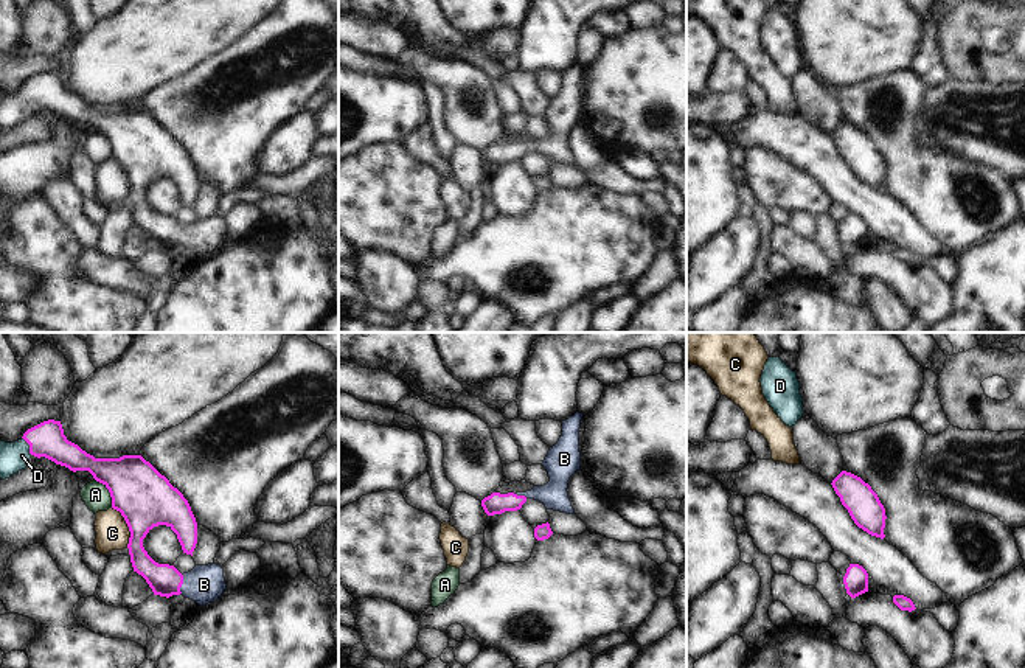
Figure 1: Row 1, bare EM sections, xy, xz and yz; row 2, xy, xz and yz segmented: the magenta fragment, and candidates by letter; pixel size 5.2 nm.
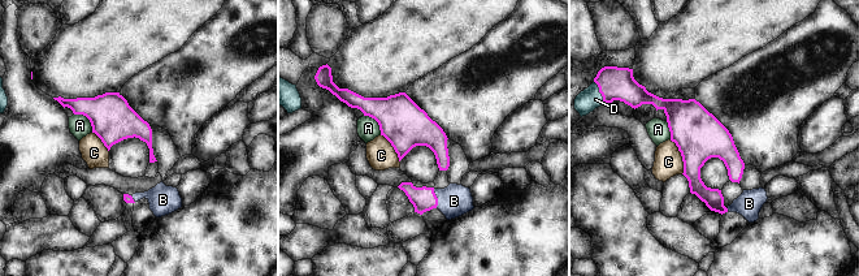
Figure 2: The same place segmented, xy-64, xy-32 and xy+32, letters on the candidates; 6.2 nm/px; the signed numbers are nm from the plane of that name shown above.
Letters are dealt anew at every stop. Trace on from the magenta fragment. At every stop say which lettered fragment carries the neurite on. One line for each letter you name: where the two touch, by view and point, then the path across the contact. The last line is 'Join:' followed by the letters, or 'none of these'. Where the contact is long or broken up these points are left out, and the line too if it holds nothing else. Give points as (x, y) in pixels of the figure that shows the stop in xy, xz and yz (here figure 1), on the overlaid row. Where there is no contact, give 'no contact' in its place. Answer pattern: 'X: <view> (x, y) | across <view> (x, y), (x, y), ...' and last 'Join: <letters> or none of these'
B: xy (182, 583) | across xy (165, 580), (182, 583), (204, 584)
D: xy (30, 449) | across xy (47, 438), (39, 446), (30, 449), (14, 457)
Join: B, D

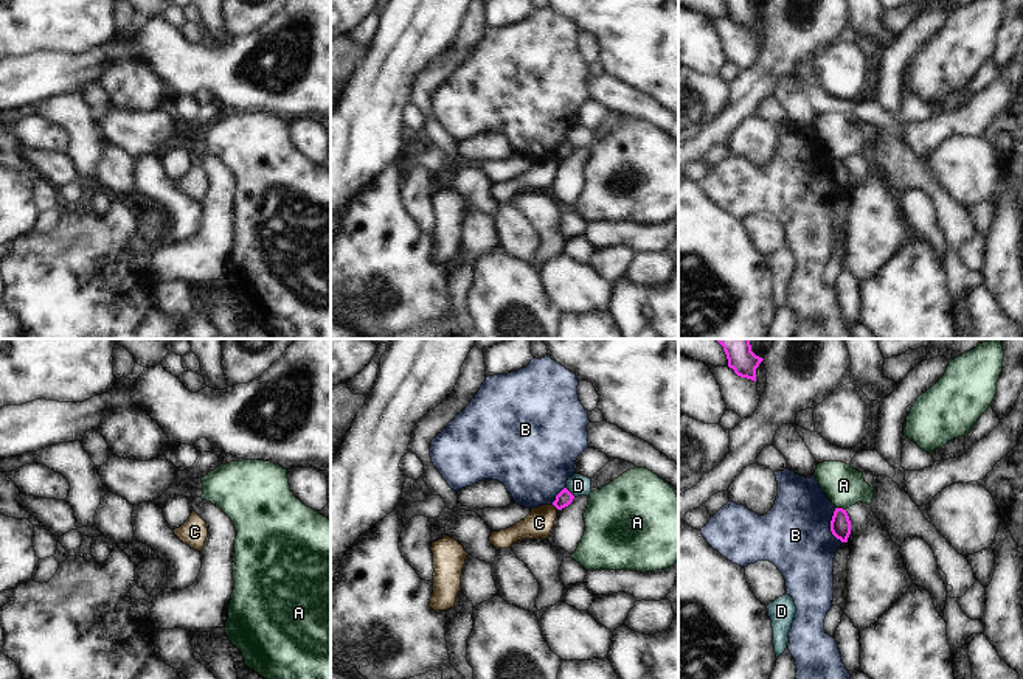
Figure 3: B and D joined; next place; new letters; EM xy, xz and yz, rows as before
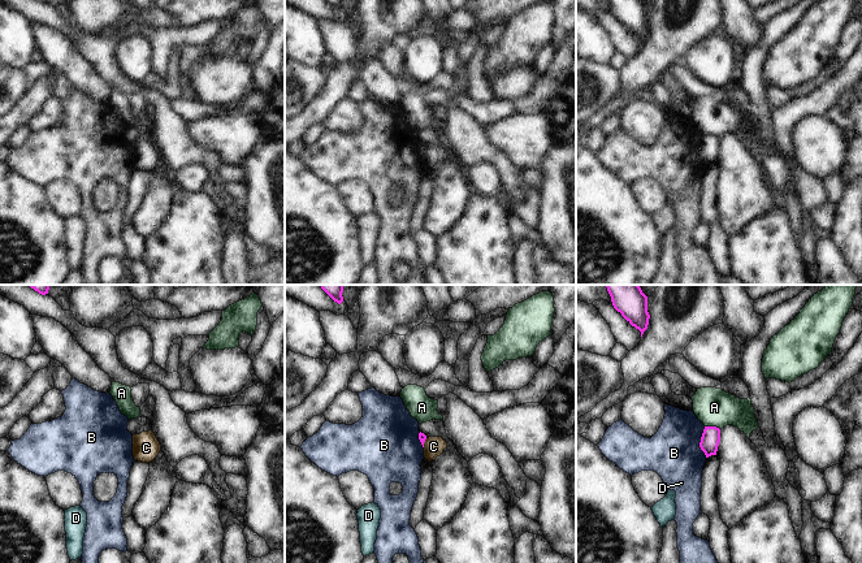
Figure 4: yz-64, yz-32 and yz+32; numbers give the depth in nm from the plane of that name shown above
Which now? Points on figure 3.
Join: none of these

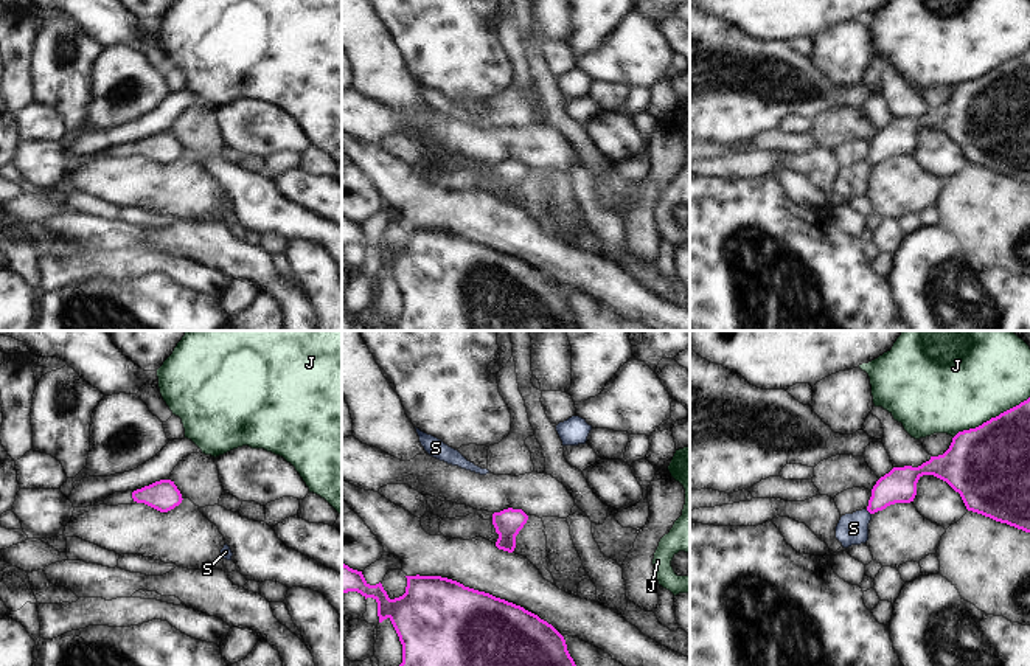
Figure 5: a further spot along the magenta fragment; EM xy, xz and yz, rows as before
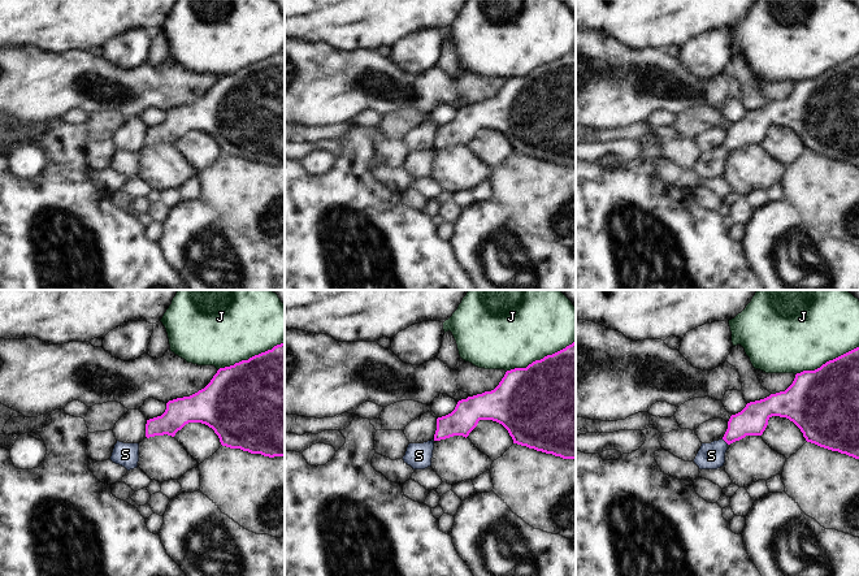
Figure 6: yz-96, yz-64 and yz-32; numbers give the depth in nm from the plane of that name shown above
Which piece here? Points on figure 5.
S: yz (869, 511) | across yz (900, 485), (892, 488), (869, 511), (853, 528)
Join: S

